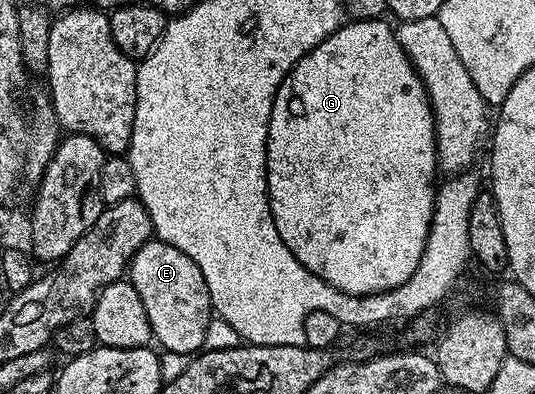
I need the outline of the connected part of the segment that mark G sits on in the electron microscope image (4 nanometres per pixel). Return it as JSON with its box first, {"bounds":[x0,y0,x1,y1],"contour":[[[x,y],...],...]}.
{"bounds":[267,18,437,296],"contour":[[[383,18],[351,20],[304,52],[275,91],[267,131],[267,201],[271,207],[271,220],[277,226],[281,242],[285,242],[288,252],[294,254],[295,260],[301,262],[303,268],[308,268],[312,276],[321,278],[329,286],[350,296],[388,292],[401,286],[401,282],[409,282],[409,278],[413,278],[413,270],[417,270],[417,262],[421,262],[421,254],[425,254],[425,242],[429,238],[435,209],[437,161],[435,119],[431,113],[431,103],[427,100],[422,78],[415,73],[405,50],[401,50],[401,42],[395,37],[395,28],[385,21]]]}

